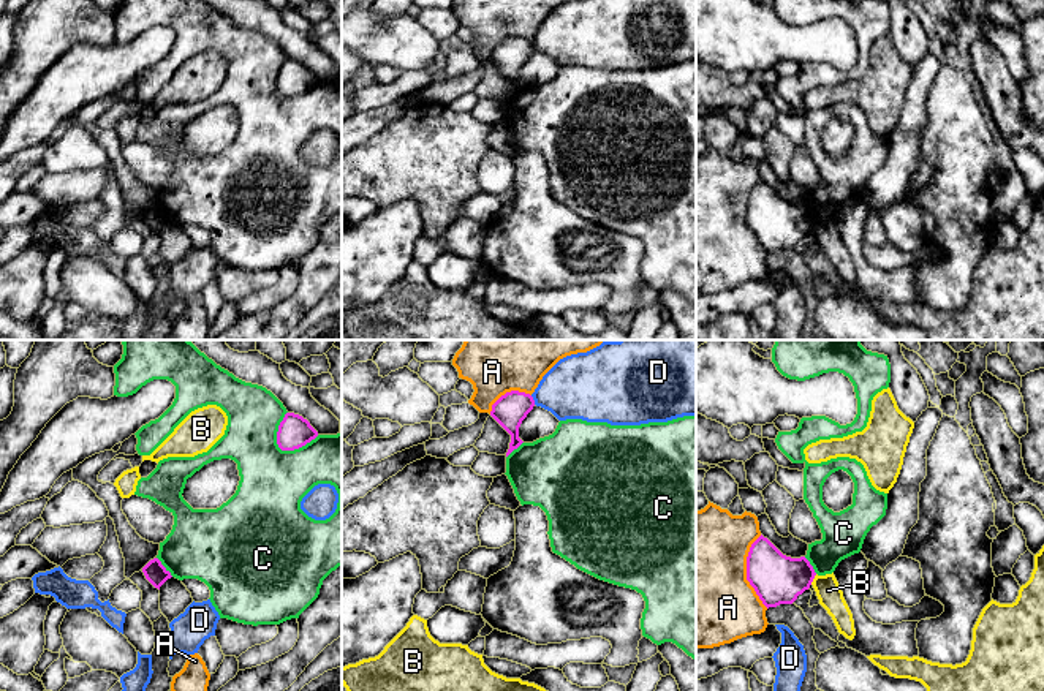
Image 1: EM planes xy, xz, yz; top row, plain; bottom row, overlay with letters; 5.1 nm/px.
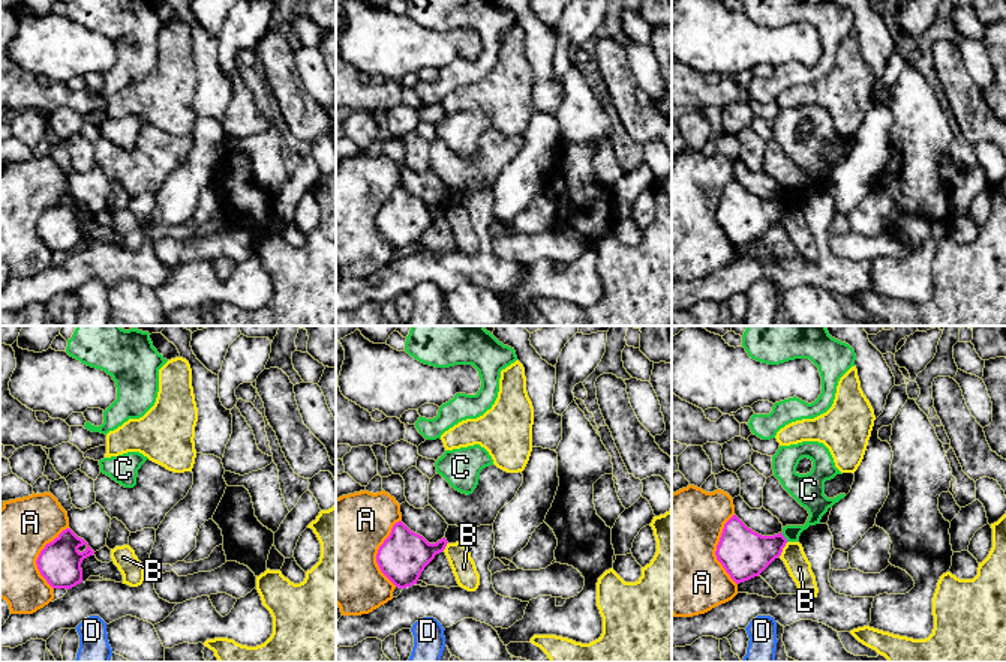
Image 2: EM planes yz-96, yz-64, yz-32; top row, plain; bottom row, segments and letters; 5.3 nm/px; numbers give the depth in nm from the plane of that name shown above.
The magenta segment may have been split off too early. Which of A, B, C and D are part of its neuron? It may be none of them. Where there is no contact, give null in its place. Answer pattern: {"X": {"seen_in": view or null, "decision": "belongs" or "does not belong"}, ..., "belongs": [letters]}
{"A": {"seen_in": "yz", "decision": "does not belong"}, "B": {"seen_in": "yz", "decision": "does not belong"}, "C": {"seen_in": "xy", "decision": "does not belong"}, "D": {"seen_in": "xz", "decision": "does not belong"}, "belongs": []}

